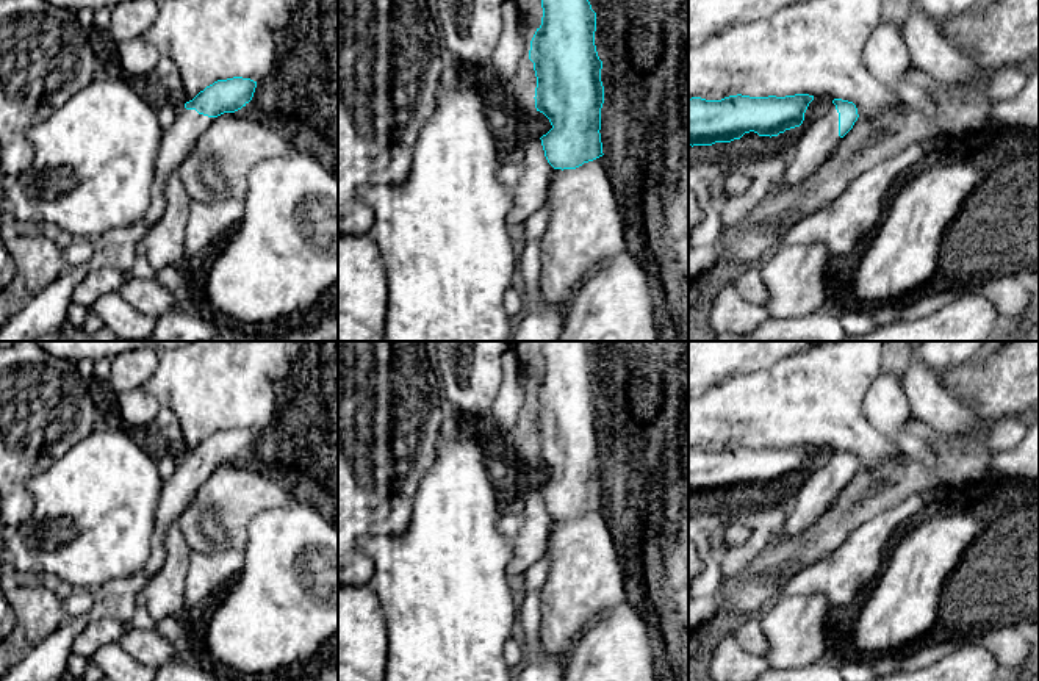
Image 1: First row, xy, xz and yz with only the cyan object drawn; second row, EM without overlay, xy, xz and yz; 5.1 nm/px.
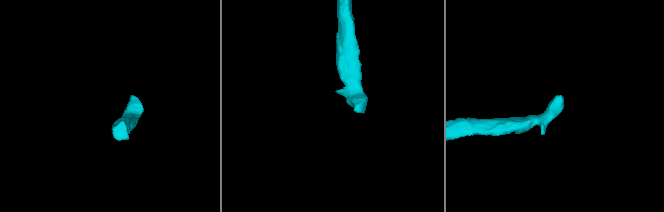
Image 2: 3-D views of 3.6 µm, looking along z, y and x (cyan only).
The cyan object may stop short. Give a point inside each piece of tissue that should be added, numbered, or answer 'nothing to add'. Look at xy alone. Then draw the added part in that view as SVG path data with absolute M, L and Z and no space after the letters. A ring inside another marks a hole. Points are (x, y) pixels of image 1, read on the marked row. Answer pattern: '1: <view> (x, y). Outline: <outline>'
1: xy (43, 320). Outline: M178 106L175 124L163 133L155 161L152 204L146 214L128 227L116 227L91 240L92 257L78 268L67 268L53 283L38 293L28 305L0 326L0 341L64 341L67 307L72 304L75 286L99 268L130 271L136 255L142 250L147 230L164 213L164 185L171 174L186 160L200 135L214 117L196 110Z

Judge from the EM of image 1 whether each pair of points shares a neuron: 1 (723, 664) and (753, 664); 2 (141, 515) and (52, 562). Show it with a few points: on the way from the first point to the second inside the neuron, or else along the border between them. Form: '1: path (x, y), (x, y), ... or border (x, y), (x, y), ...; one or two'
1: path (731, 664), (745, 664); one
2: path (119, 515), (107, 515), (74, 545); one

